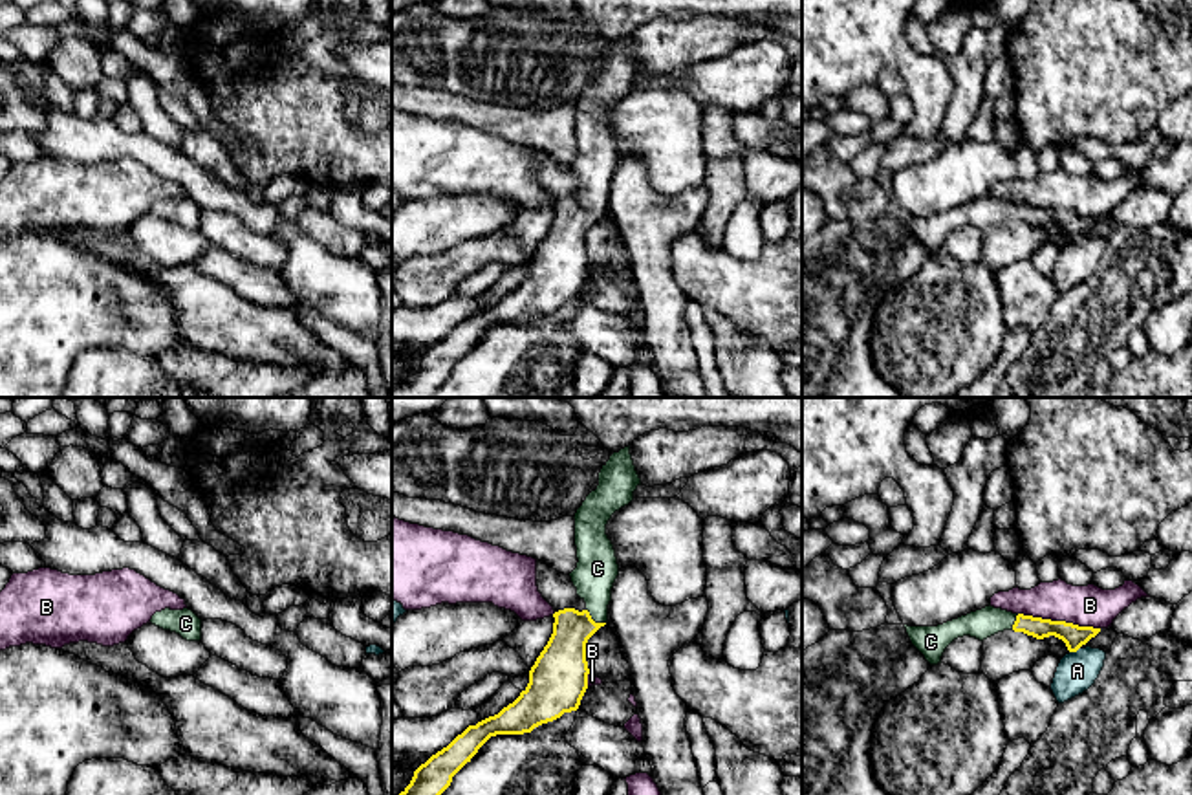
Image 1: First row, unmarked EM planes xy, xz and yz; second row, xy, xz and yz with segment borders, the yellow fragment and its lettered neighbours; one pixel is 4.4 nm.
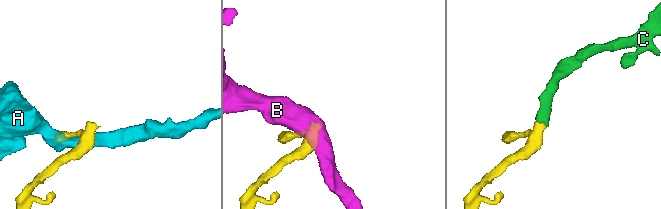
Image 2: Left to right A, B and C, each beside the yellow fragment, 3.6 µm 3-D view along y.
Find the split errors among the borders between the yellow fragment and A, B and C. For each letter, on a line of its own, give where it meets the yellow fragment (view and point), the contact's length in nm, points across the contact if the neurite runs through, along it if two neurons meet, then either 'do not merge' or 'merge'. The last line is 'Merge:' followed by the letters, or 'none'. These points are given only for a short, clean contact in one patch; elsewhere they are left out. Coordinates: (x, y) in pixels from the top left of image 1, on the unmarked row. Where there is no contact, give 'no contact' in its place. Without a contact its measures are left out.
A: meets yellow in yz at (1073, 240); contact 50 nm long; border along yz (1079, 237), (1070, 242); do not merge
B: meets yellow in yz at (1059, 211); contact 360 nm long; border along yz (1018, 202), (1099, 218); do not merge
C: meets yellow in xz at (592, 209); contact 110 nm long; runs through xz (561, 257), (566, 235), (592, 209), (597, 158); merge
Merge: C

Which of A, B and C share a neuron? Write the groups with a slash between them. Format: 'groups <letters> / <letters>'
groups A / B / C

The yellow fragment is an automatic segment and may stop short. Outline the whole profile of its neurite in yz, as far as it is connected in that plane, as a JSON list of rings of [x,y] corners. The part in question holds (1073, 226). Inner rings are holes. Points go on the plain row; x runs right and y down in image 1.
[[[991,194],[937,216],[905,214],[905,218],[912,234],[925,245],[930,255],[941,253],[945,238],[954,229],[963,225],[970,225],[980,231],[1003,220],[1024,222],[1036,229],[1055,225],[1066,233],[1069,242],[1077,242],[1100,222],[1100,218],[1013,203]]]

